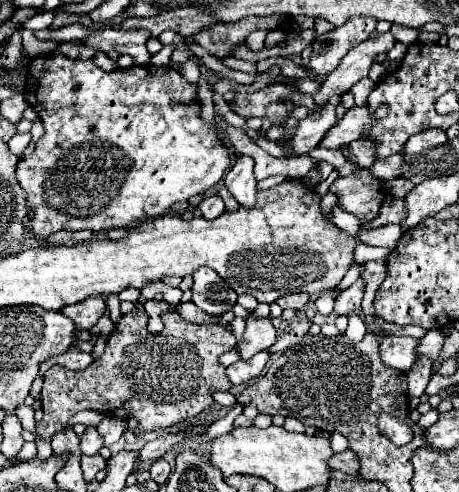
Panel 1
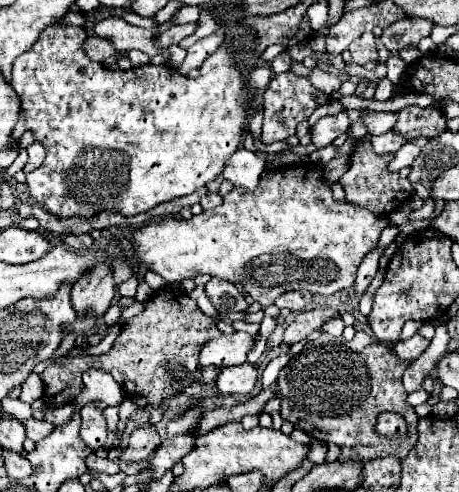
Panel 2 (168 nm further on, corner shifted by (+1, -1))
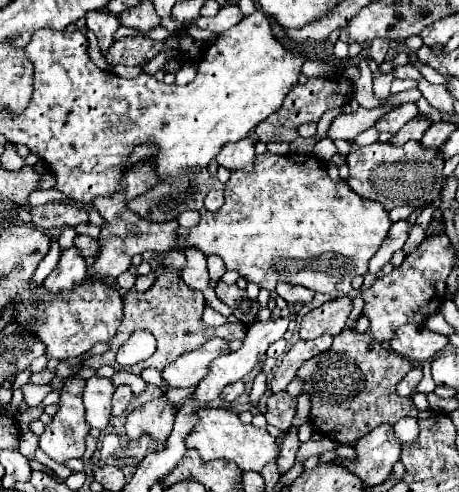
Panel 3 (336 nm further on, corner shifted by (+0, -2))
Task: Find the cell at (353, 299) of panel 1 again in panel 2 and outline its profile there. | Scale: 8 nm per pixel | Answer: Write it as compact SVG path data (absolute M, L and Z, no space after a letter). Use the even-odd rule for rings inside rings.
M375 249L371 253L367 253L367 257L363 257L359 269L357 269L357 279L355 279L355 287L353 291L355 293L365 293L365 289L369 287L369 283L373 281L375 273L377 273L377 267L379 267L379 257L383 255L383 249Z

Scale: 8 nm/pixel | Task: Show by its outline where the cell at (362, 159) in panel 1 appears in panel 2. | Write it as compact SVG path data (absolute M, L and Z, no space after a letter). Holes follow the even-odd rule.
M385 133L385 135L379 135L379 137L371 137L371 147L377 155L389 155L389 153L395 153L403 143L405 139L397 133Z

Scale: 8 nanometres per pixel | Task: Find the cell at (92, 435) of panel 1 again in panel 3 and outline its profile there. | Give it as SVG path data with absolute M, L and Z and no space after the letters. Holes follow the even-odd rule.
M92 376L86 380L84 388L84 408L86 408L86 422L92 428L104 430L110 418L110 400L114 394L112 378Z

